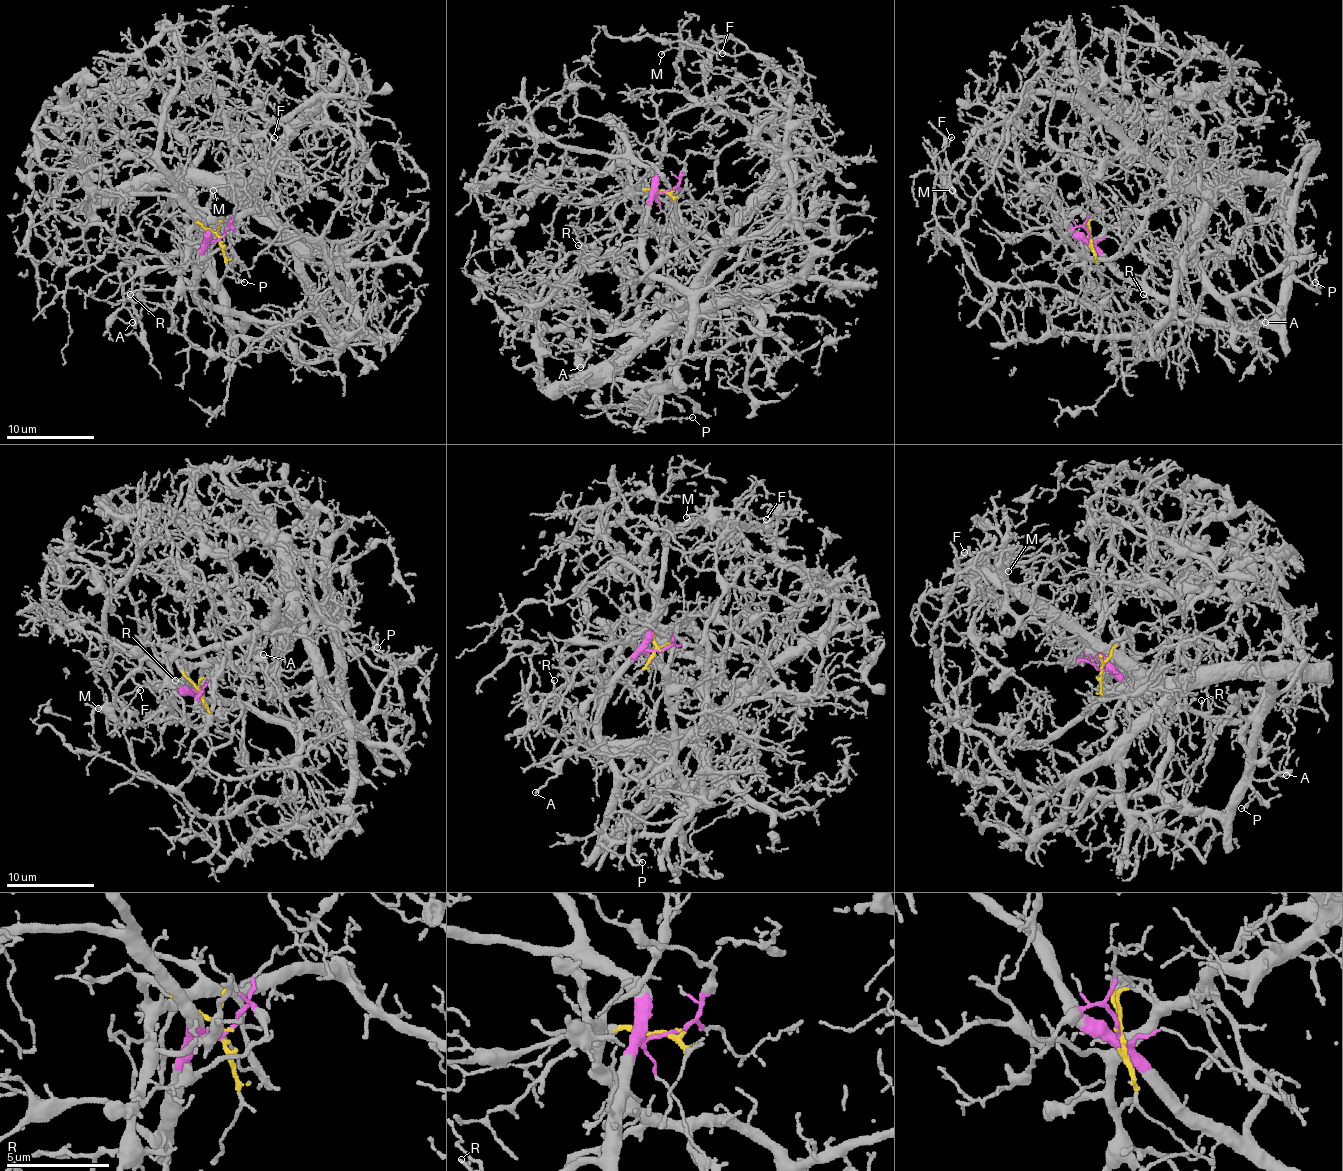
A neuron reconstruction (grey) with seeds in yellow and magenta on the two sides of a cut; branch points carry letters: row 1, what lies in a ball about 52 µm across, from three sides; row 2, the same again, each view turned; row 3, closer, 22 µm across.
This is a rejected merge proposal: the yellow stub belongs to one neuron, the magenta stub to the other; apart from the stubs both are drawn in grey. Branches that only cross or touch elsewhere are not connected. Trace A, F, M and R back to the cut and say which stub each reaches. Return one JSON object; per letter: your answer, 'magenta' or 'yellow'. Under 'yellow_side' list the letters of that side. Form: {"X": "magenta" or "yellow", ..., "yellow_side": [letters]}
{"A": "yellow", "F": "magenta", "M": "yellow", "R": "magenta", "yellow_side": ["A", "M"]}

